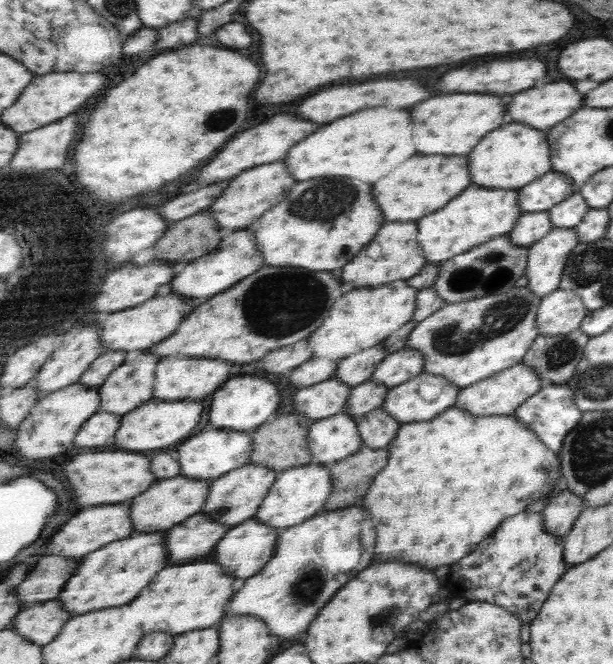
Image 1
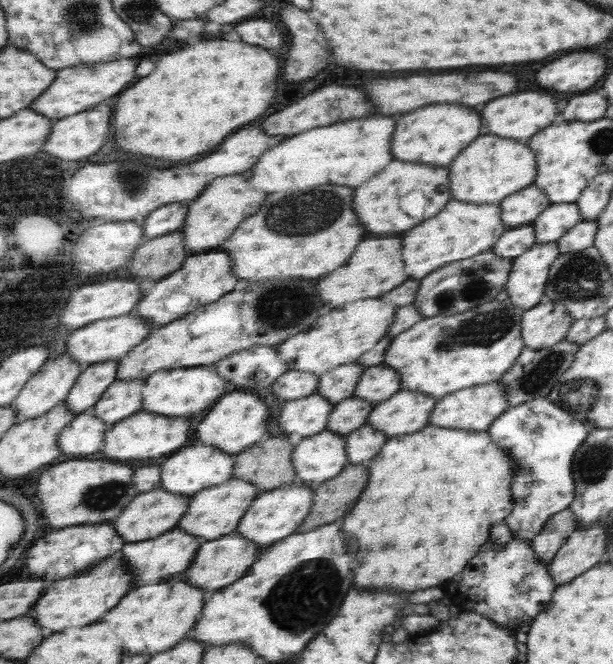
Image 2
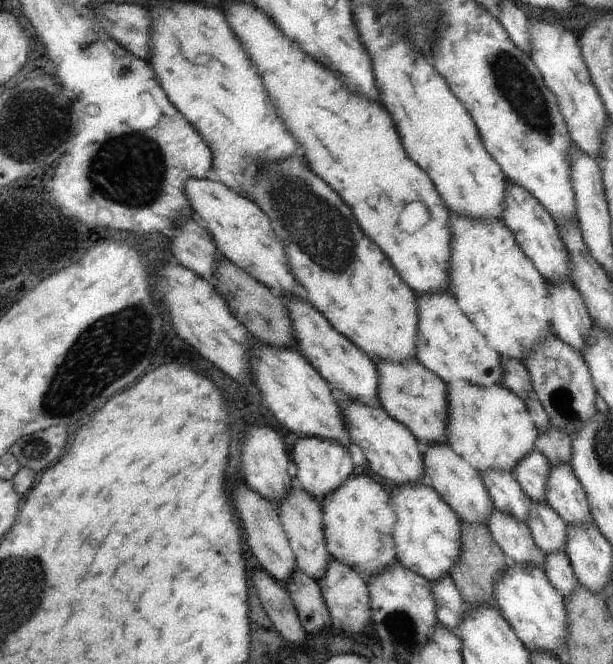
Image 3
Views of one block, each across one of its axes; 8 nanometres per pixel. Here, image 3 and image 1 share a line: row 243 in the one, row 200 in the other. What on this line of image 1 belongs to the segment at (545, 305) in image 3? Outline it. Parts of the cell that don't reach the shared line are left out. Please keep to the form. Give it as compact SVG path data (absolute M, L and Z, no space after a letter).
M473 184L457 196L446 208L422 218L422 253L432 264L445 263L454 256L472 251L474 247L488 244L498 236L509 235L514 230L523 209L519 204L519 193L512 188L482 188Z

